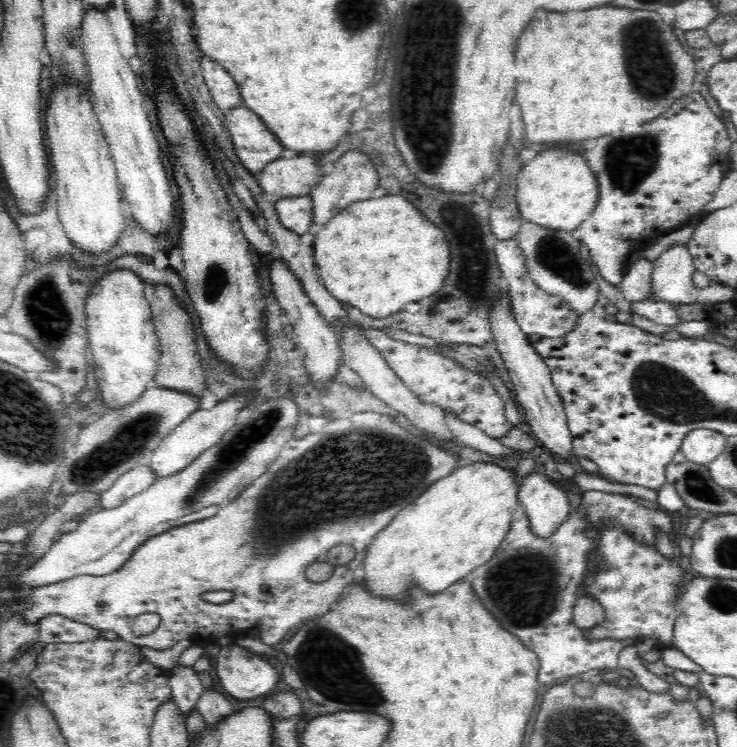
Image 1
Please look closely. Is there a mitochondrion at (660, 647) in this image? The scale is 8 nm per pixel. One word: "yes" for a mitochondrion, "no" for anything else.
no

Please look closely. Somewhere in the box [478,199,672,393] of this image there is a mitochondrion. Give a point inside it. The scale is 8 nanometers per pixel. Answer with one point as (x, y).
(552, 252)

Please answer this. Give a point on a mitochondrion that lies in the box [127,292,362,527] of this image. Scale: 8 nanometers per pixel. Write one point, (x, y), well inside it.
(232, 453)

